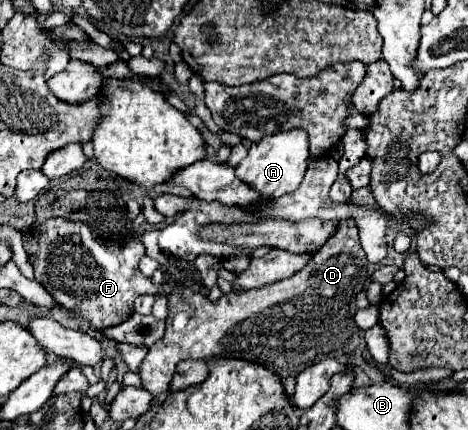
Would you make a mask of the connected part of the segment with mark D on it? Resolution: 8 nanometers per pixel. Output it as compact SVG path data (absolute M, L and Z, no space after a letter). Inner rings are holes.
M342 220L338 226L338 232L310 258L308 266L304 266L298 274L278 280L270 286L246 290L246 292L230 292L224 294L218 302L210 302L206 296L200 294L200 298L188 298L192 294L186 288L176 286L172 296L168 296L168 318L166 318L166 334L160 342L156 342L152 348L148 348L148 356L140 366L140 378L144 388L158 396L170 388L170 380L174 376L174 370L178 362L194 358L244 358L248 362L258 362L262 366L268 366L276 376L298 376L304 368L324 360L324 358L344 358L354 354L362 344L362 330L354 322L356 314L356 294L364 288L368 276L368 262L366 254L358 240L358 228L352 220ZM178 312L188 314L188 328L174 332L172 330L172 318Z

